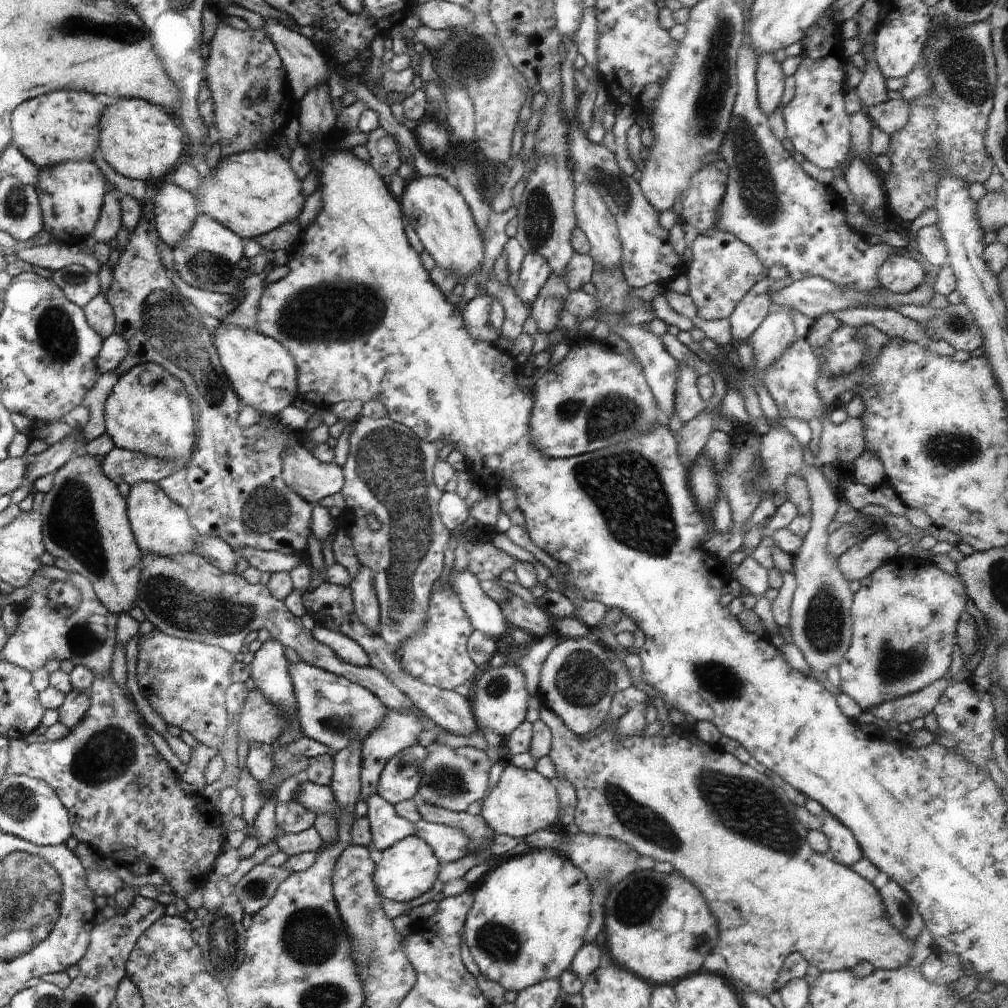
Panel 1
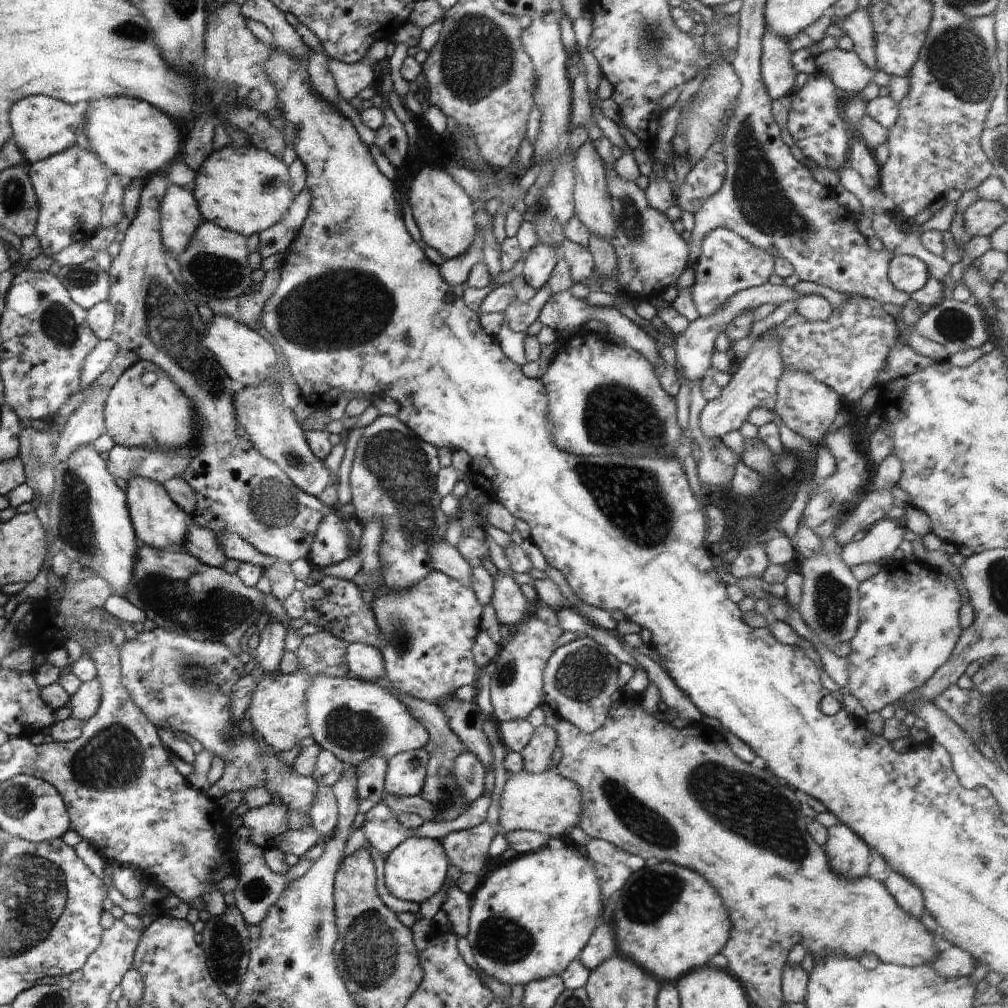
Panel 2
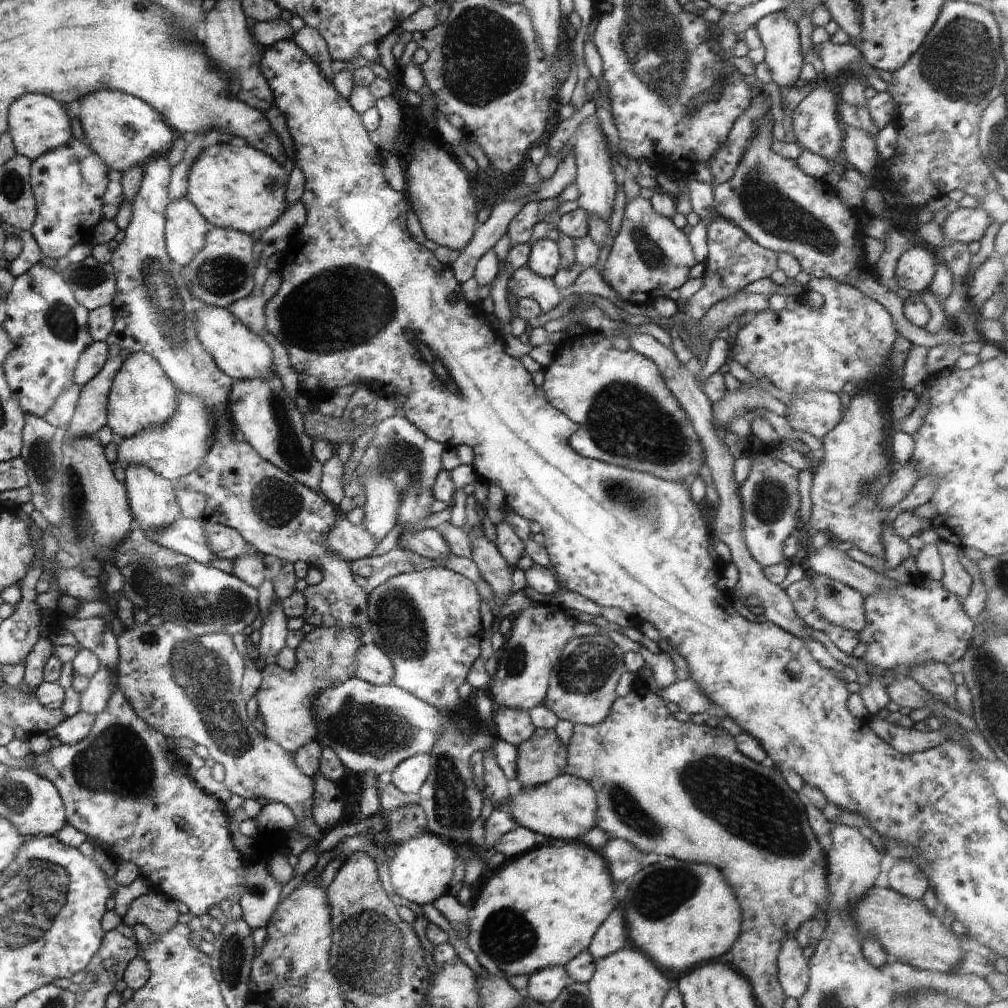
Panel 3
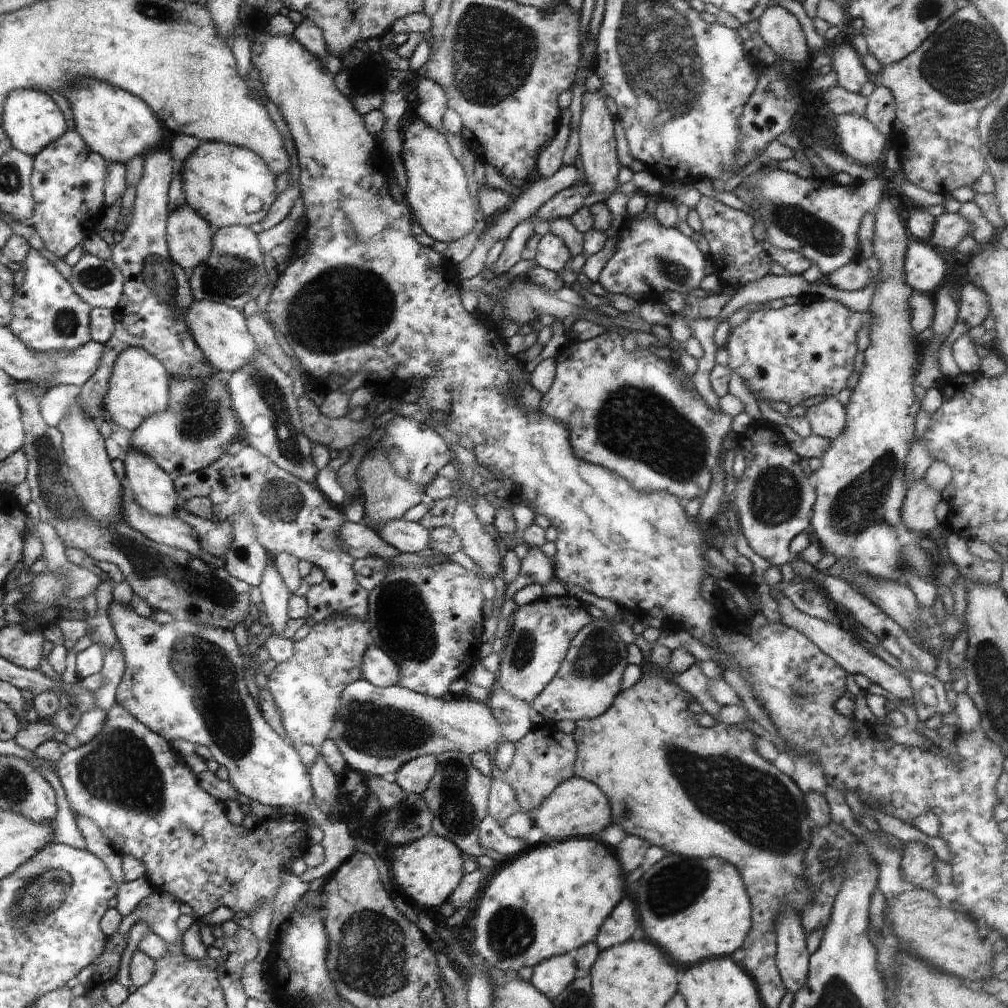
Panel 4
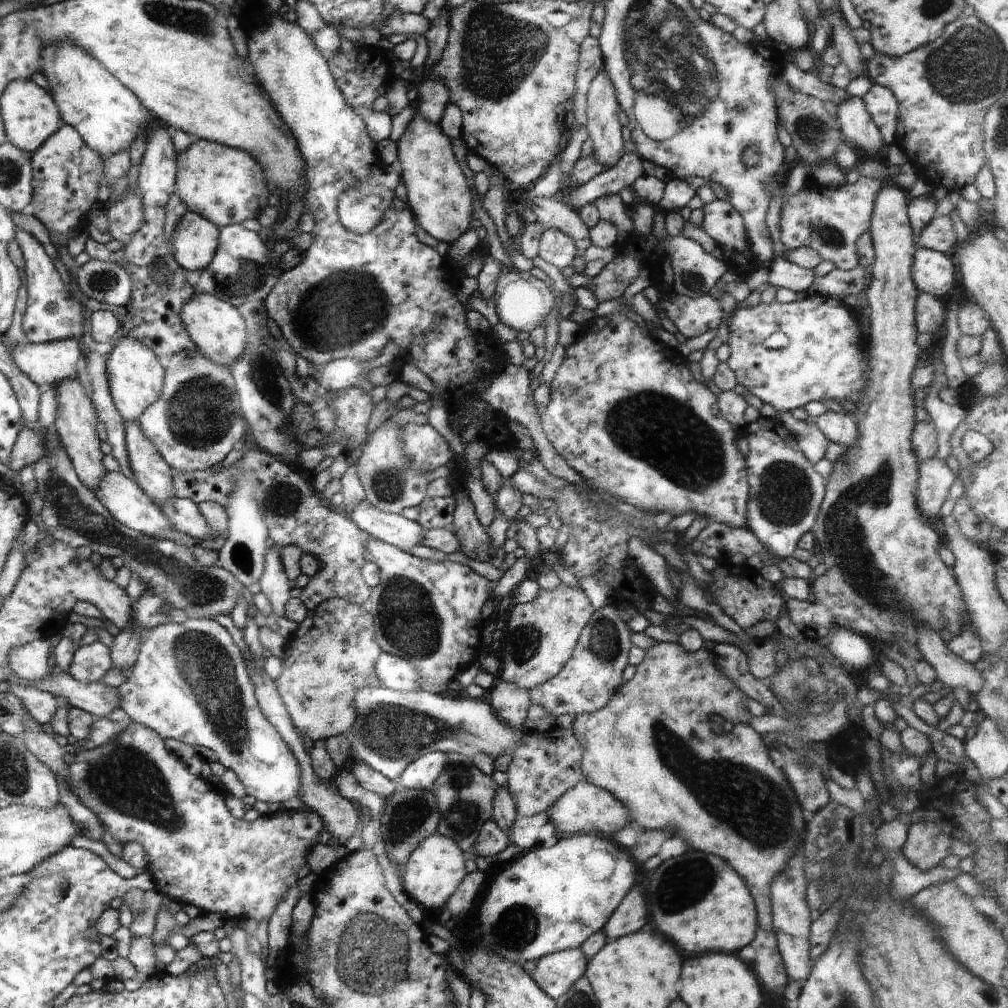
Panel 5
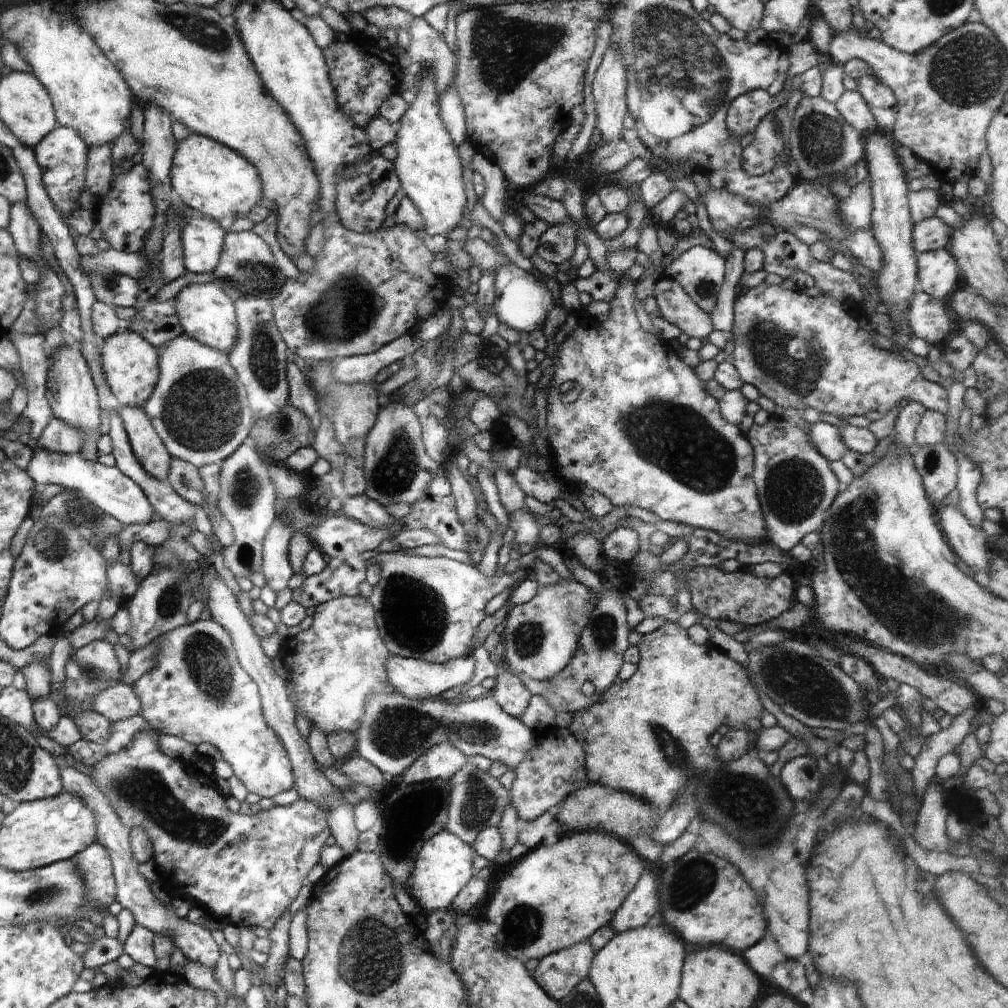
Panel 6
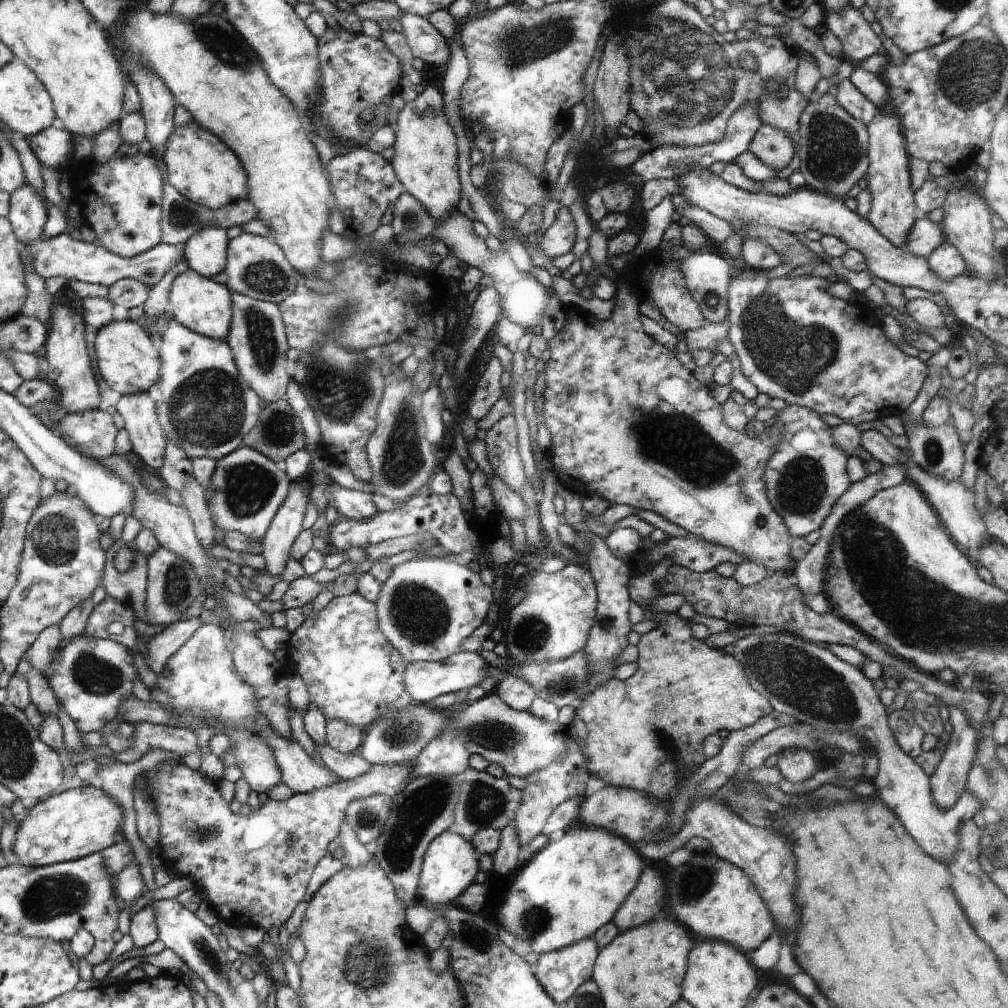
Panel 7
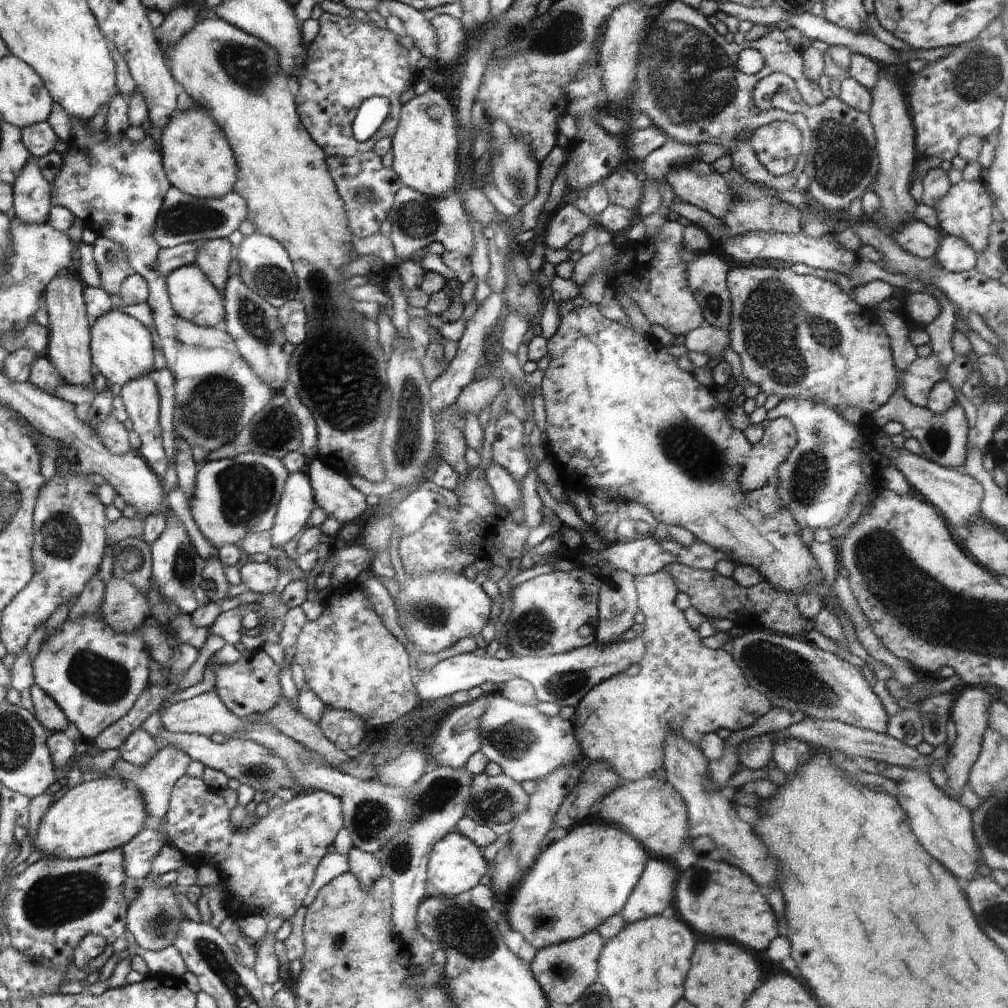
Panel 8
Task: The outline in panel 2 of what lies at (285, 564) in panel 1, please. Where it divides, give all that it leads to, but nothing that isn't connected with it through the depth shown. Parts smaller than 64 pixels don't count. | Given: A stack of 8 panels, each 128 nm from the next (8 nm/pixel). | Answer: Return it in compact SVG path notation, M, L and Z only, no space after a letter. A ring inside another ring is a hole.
M224 533L217 536L219 542L224 547L227 558L240 560L241 563L250 563L266 570L276 561L275 558L258 552L254 546L238 536L238 534Z

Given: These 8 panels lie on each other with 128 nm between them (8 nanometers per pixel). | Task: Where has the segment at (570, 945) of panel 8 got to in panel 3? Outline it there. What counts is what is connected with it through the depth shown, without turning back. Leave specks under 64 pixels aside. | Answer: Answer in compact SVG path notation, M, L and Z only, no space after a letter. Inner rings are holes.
M550 966L528 977L524 993L529 1001L549 1006L562 990L572 983L573 980L568 976L565 966Z

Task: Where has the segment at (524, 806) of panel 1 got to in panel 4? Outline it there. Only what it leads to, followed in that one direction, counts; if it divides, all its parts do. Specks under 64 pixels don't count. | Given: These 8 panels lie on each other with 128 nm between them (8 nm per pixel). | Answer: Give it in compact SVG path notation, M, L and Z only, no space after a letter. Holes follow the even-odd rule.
M576 776L556 786L554 792L540 804L540 808L530 814L533 816L535 826L544 832L546 841L589 838L612 825L612 812L606 794L593 782Z

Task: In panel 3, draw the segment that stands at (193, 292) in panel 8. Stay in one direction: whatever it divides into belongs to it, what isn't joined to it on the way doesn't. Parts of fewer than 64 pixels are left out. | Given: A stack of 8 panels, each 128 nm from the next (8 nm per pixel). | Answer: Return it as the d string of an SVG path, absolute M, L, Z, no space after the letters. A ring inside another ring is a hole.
M202 306L196 312L196 336L202 348L210 354L214 364L235 381L262 378L273 372L270 347L260 336L256 336L243 322L240 322L229 309L220 306Z

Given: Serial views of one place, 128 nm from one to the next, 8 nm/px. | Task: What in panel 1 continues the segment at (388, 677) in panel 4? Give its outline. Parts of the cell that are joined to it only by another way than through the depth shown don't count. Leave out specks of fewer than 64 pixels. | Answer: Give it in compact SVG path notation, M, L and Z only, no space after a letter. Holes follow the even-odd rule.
M318 627L313 628L313 635L324 645L328 646L330 650L334 650L336 654L347 663L359 667L368 667L370 658L362 646L354 642L351 638L328 630L328 628Z

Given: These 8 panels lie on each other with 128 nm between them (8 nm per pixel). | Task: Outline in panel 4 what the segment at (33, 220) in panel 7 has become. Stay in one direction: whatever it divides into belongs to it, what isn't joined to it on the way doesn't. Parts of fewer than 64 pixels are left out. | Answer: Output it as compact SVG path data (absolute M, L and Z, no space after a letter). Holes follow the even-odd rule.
M31 249L23 261L26 267L26 274L20 288L15 289L12 299L12 320L9 329L24 342L26 348L30 348L36 354L58 354L58 352L70 352L82 344L86 344L90 340L92 334L92 318L88 318L90 314L90 306L86 302L82 302L70 288L70 284L60 276L60 272L48 262L44 260L38 250Z

